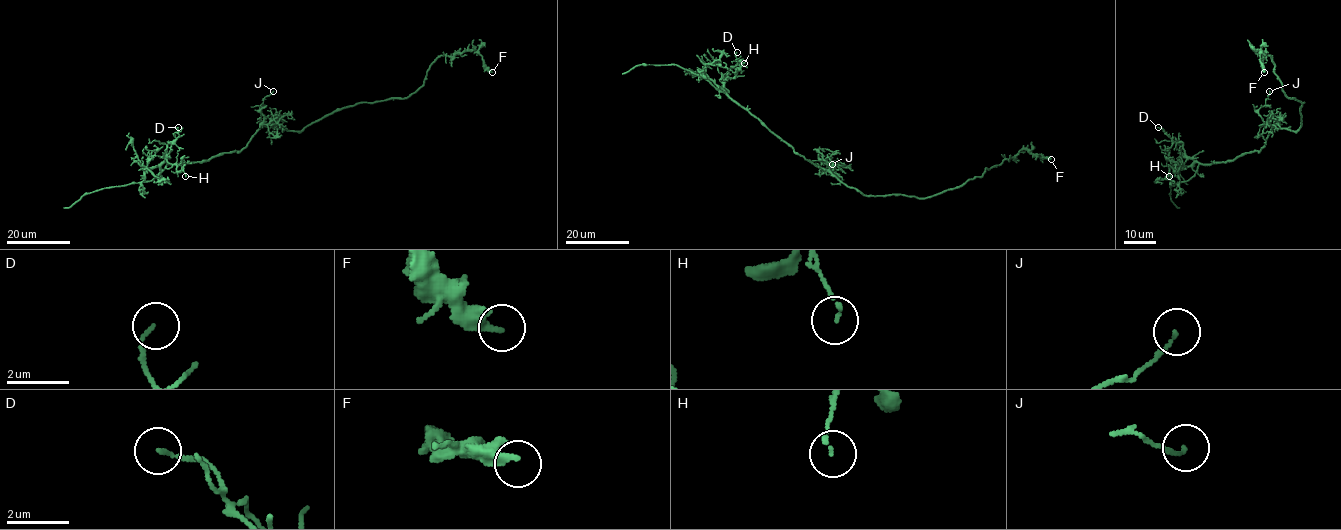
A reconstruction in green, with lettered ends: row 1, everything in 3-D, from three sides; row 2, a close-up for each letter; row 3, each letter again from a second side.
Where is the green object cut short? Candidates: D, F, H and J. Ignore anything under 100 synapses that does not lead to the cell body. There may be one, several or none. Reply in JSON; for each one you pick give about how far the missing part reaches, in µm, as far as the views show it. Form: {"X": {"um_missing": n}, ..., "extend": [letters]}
{"extend": []}

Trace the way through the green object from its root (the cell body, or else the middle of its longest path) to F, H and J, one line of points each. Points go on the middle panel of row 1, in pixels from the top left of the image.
F: (836, 177), (866, 195), (930, 198), (980, 177), (986, 168), (1012, 158), (1022, 149), (1051, 159)
H: (836, 177), (796, 153), (728, 95), (723, 83), (733, 77), (744, 63)
J: (836, 177), (819, 153), (820, 160), (832, 164)

